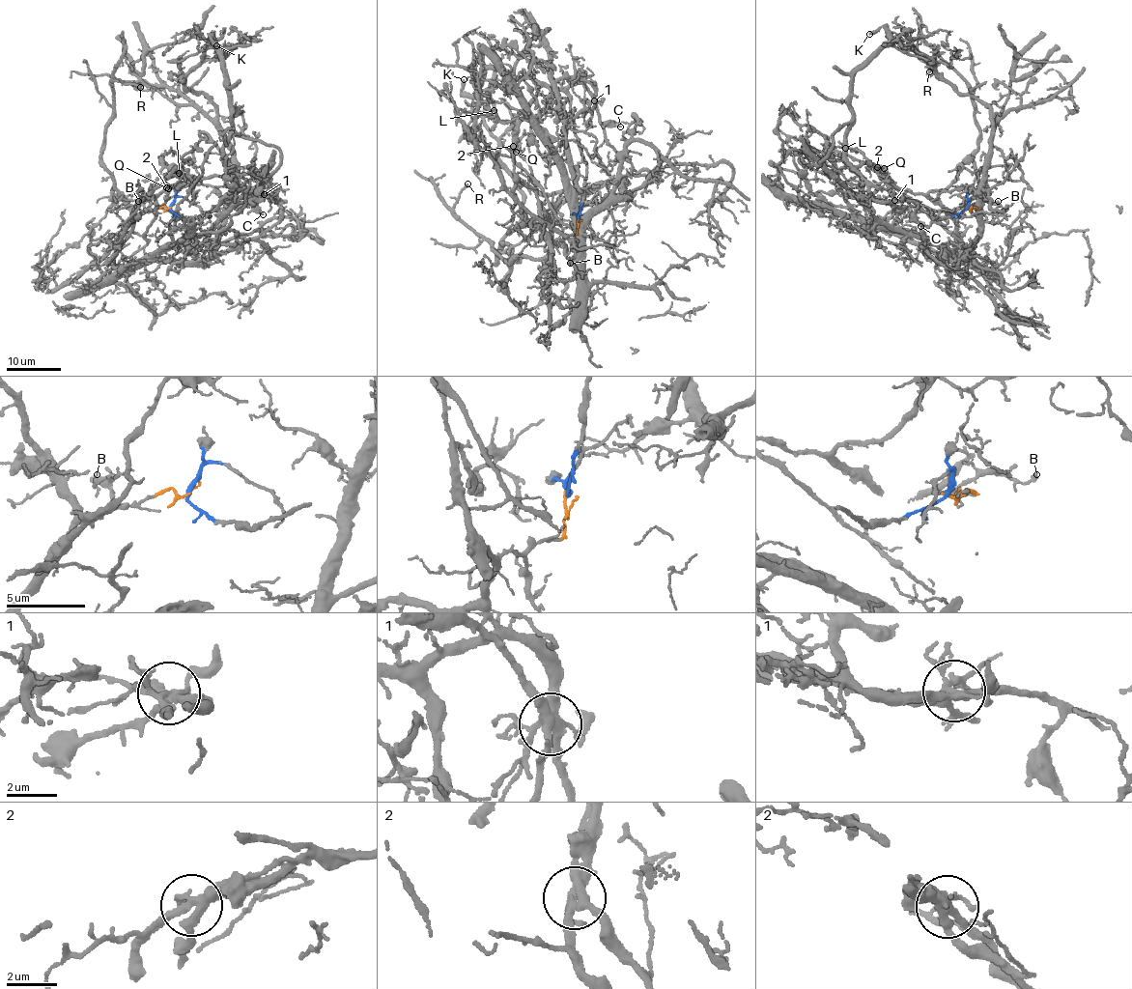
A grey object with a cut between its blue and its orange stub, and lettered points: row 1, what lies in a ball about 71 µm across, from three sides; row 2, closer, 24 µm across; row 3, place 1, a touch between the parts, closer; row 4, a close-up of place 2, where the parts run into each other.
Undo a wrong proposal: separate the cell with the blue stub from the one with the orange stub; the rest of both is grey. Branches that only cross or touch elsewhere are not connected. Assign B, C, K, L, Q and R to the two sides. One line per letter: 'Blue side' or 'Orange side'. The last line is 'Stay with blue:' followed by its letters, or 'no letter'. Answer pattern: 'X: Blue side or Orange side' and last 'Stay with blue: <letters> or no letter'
B: Orange side
C: Blue side
K: Blue side
L: Blue side
Q: Orange side
R: Orange side
Stay with blue: C, K, L

